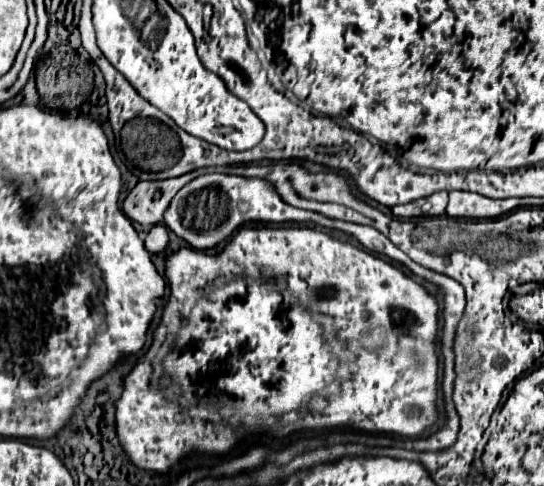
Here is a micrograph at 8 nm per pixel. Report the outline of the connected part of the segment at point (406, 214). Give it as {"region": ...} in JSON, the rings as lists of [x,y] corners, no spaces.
{"region":[[[409,202],[409,204],[401,204],[401,206],[393,206],[391,212],[399,218],[413,218],[413,216],[421,216],[421,202]]]}

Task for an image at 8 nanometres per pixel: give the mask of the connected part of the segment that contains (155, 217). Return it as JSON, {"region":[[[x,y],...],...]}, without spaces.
{"region":[[[193,170],[179,178],[155,180],[155,182],[139,182],[123,202],[123,212],[139,222],[141,226],[153,226],[163,220],[165,208],[169,208],[175,192],[179,192],[189,180],[201,176],[203,170]]]}

